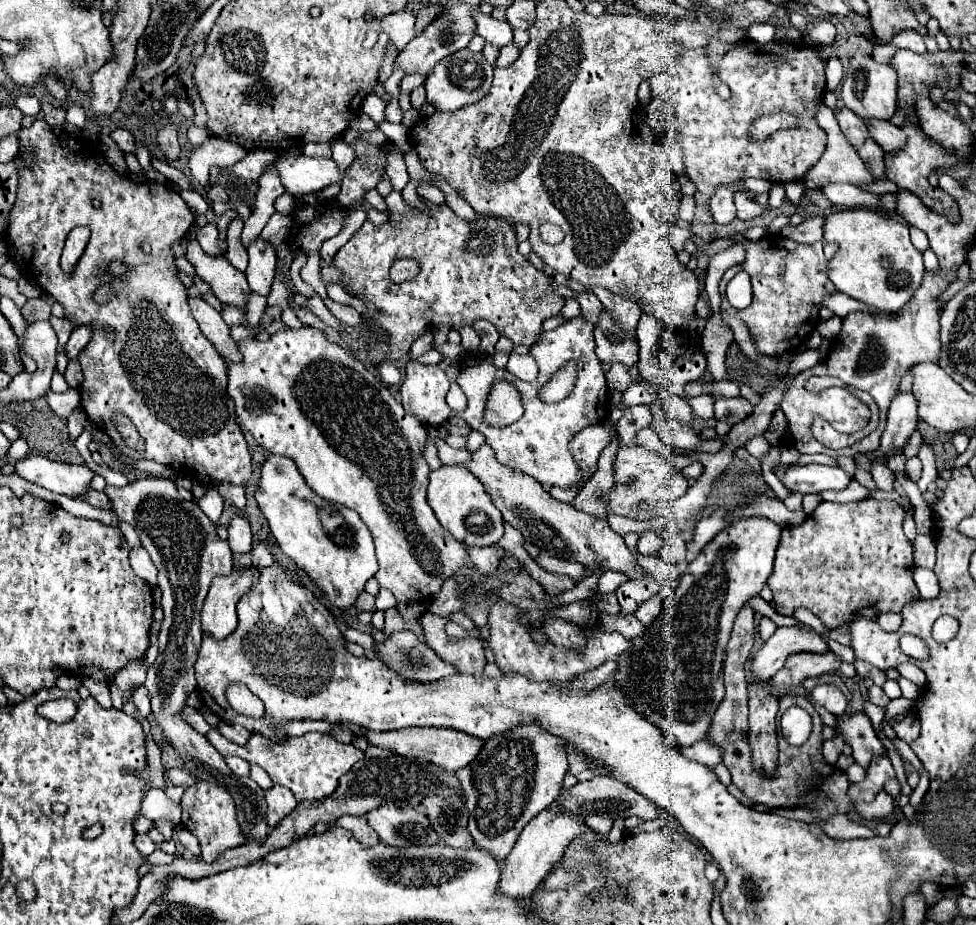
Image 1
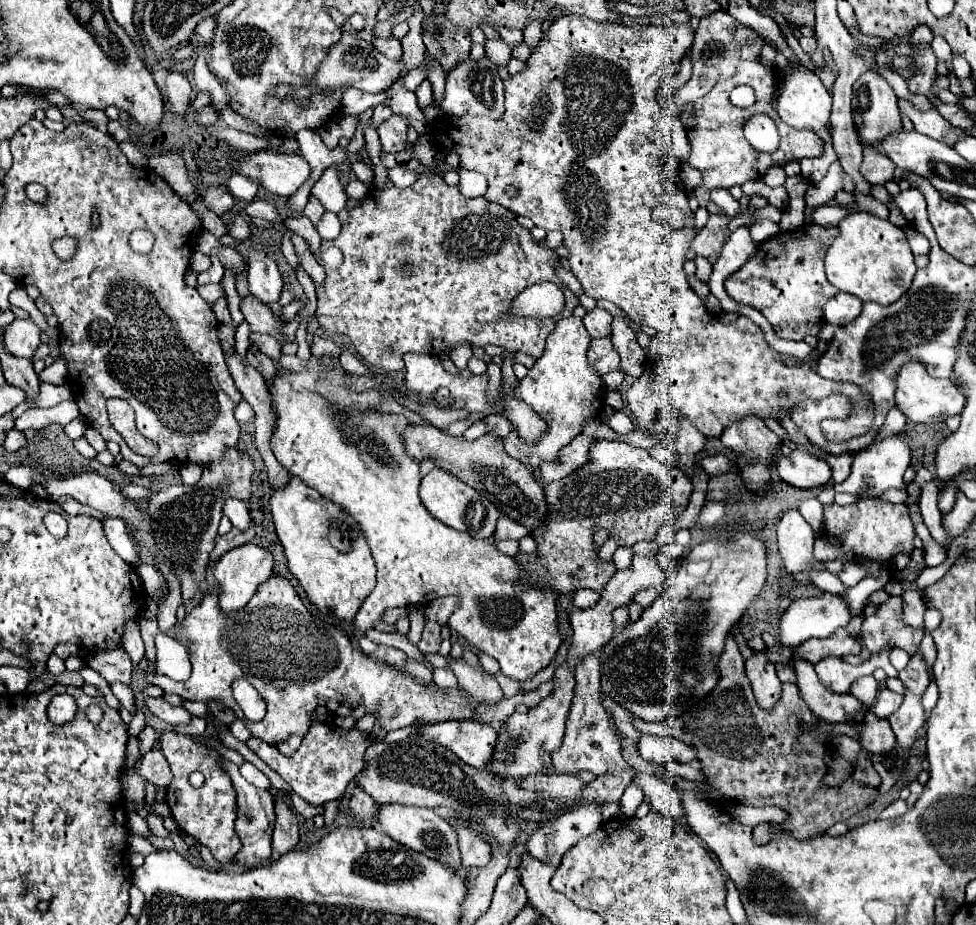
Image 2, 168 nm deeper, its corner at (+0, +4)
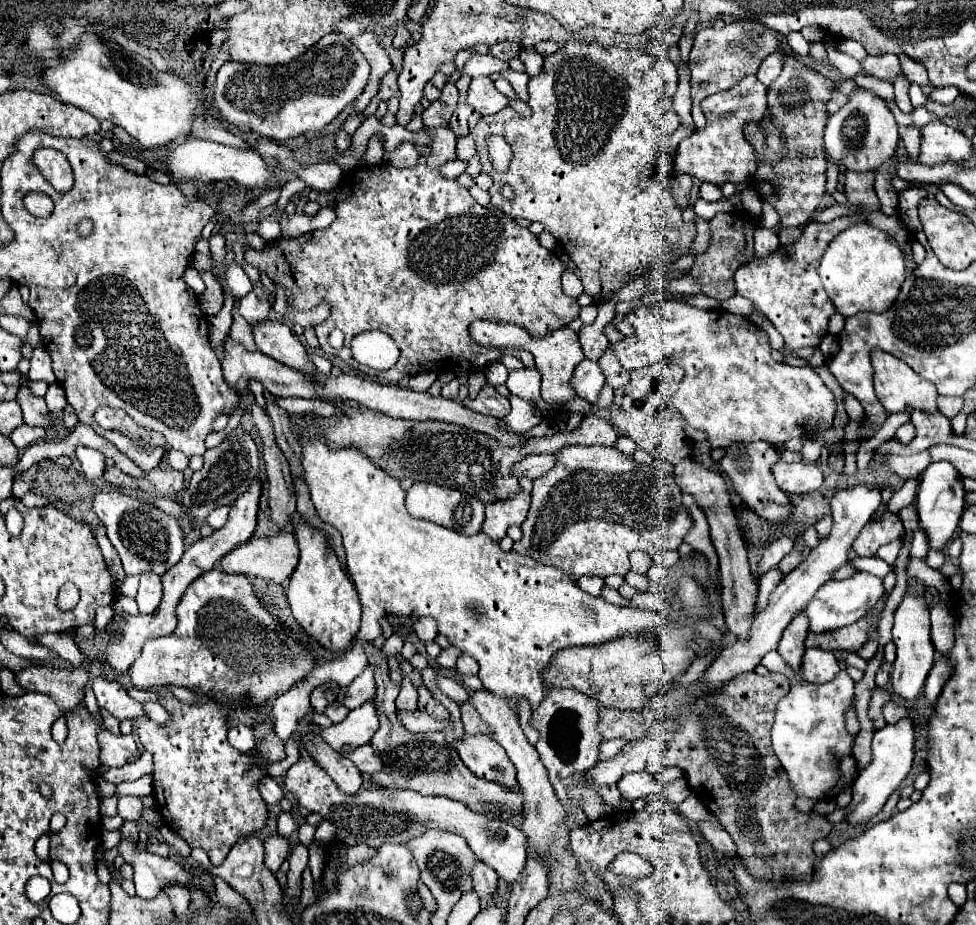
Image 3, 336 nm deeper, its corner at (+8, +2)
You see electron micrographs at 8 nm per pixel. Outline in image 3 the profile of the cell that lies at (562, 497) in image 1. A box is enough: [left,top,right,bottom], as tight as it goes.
[513,454,557,478]

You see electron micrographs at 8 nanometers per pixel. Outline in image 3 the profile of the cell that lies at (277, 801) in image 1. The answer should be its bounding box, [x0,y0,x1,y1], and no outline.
[265,834,291,872]

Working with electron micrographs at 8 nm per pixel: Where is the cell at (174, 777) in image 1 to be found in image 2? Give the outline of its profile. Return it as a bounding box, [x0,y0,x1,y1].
[135,748,173,786]

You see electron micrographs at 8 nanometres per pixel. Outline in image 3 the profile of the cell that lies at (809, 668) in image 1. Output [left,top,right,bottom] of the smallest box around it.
[805,618,871,652]

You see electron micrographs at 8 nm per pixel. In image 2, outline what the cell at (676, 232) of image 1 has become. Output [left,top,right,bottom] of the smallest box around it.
[693,214,729,264]

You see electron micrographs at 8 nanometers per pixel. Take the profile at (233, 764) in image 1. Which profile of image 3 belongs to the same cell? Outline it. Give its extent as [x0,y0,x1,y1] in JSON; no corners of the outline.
[257,776,283,804]

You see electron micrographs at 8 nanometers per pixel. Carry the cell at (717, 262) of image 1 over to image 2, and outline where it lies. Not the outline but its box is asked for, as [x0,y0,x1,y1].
[751,218,779,244]

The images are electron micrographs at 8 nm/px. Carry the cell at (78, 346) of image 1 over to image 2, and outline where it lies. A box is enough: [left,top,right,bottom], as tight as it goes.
[39,358,67,384]

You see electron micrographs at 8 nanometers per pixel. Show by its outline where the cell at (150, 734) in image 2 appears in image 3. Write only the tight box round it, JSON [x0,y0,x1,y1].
[97,730,139,768]

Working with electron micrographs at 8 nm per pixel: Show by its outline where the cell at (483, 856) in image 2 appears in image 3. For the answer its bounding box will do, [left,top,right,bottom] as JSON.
[473,860,497,900]

